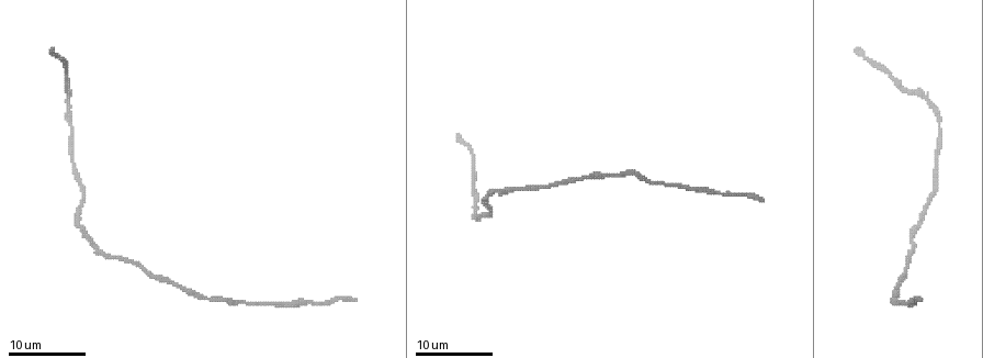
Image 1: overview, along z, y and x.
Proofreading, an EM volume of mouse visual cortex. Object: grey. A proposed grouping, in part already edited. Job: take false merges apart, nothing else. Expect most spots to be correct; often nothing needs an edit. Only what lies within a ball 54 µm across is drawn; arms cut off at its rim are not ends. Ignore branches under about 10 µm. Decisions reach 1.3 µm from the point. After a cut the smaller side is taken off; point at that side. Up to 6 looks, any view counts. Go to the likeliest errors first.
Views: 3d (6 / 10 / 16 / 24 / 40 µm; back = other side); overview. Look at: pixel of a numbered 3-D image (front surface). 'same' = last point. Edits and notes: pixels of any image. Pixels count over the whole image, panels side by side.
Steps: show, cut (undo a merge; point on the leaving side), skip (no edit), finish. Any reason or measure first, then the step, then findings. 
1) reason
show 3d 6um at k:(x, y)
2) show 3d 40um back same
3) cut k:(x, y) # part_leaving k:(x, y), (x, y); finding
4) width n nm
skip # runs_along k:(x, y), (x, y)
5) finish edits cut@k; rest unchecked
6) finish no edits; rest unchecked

three arms meet
show 3d 10um at 1:(477, 206)

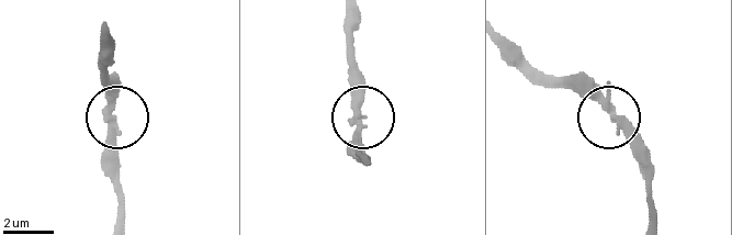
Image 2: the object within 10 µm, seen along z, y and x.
other side
show 3d 10um back at 2:(356, 121)

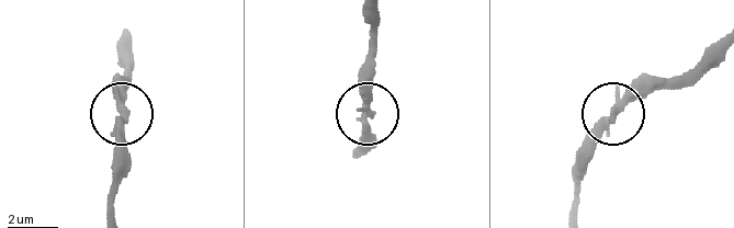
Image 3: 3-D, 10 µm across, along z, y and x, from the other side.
width 260 nm
skip # continuous, no second neuron

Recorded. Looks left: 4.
show 3d 10um at 1:(512, 187)

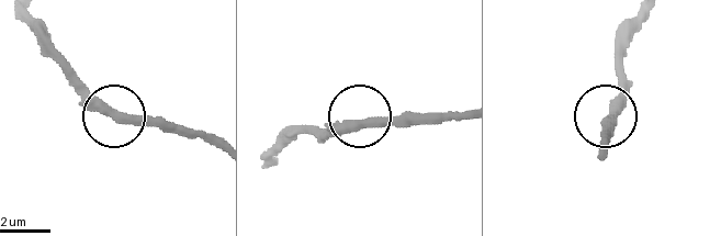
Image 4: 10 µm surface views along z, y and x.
show 3d 10um back at 4:(110, 115)

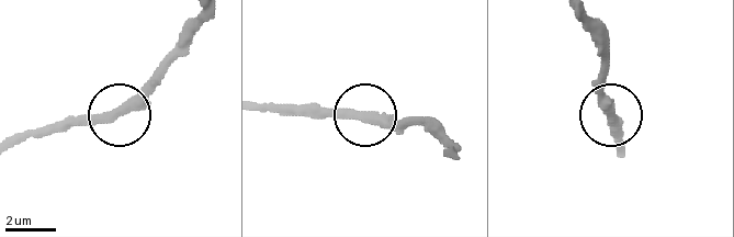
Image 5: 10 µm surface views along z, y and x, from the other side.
side_arm 38 um
skip # runs_along 5:(609, 113), (602, 56); one neuron here

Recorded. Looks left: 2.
sudden change in width
show 3d 16um at 1:(940, 138)

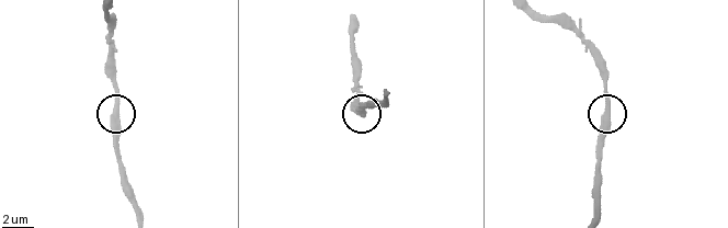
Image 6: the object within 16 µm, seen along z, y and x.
show 3d 6um at 6:(606, 110)

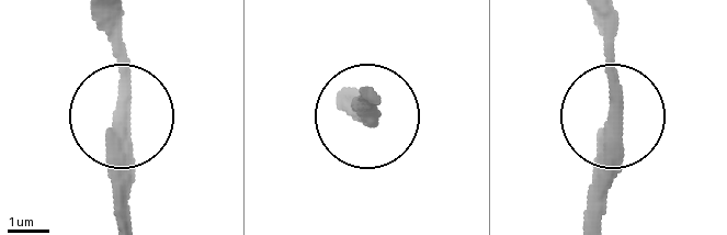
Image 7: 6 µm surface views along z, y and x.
skip # runs_along 7:(132, 220), (121, 13); one neuron here

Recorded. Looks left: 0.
finish no edits; rest unchecked

